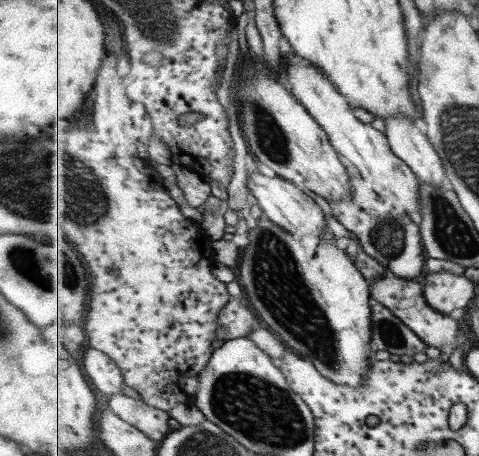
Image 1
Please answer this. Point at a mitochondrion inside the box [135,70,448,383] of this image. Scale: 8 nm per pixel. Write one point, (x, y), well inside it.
(278, 284)

